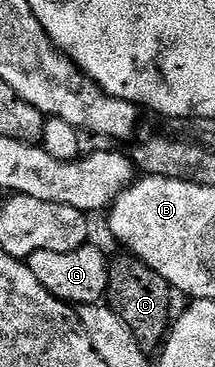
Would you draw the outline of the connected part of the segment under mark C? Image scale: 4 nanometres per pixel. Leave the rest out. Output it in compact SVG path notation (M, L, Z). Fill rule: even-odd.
M127 256L119 257L116 261L114 258L110 262L110 304L115 312L121 315L121 319L125 319L125 323L129 323L133 335L138 337L140 342L146 343L148 346L155 344L158 346L166 338L173 324L173 313L171 317L173 290L171 284L165 279L161 279L161 275L157 275L157 271L153 271L138 257Z

